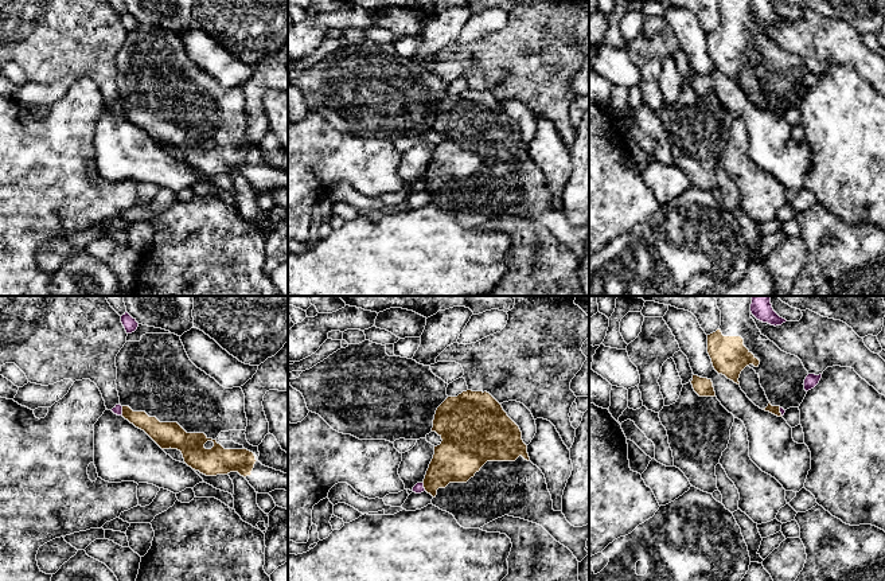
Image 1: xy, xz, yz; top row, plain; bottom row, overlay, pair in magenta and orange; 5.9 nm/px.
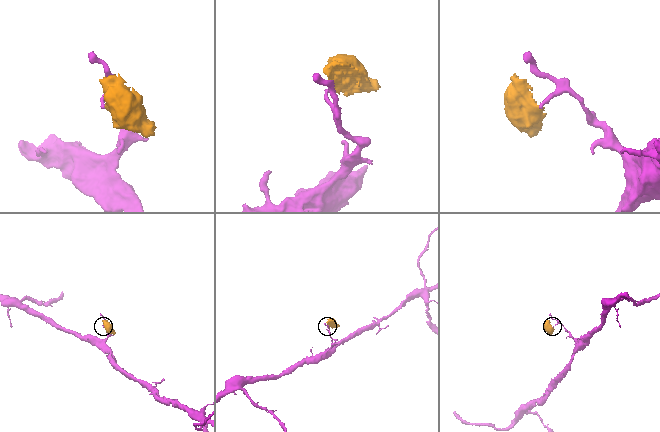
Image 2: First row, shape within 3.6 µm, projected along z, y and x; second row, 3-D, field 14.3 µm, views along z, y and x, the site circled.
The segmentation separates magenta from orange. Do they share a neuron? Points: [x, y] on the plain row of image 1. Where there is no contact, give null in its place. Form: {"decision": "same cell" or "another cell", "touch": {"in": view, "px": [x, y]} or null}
{"decision": "another cell", "touch": {"in": "xy", "px": [121, 109]}}

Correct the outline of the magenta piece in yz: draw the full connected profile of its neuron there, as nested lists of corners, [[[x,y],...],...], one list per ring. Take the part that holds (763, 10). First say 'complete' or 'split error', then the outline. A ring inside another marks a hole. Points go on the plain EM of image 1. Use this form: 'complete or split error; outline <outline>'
complete; outline [[[752,0],[751,11],[757,19],[775,26],[787,20],[773,9],[771,0]]]

